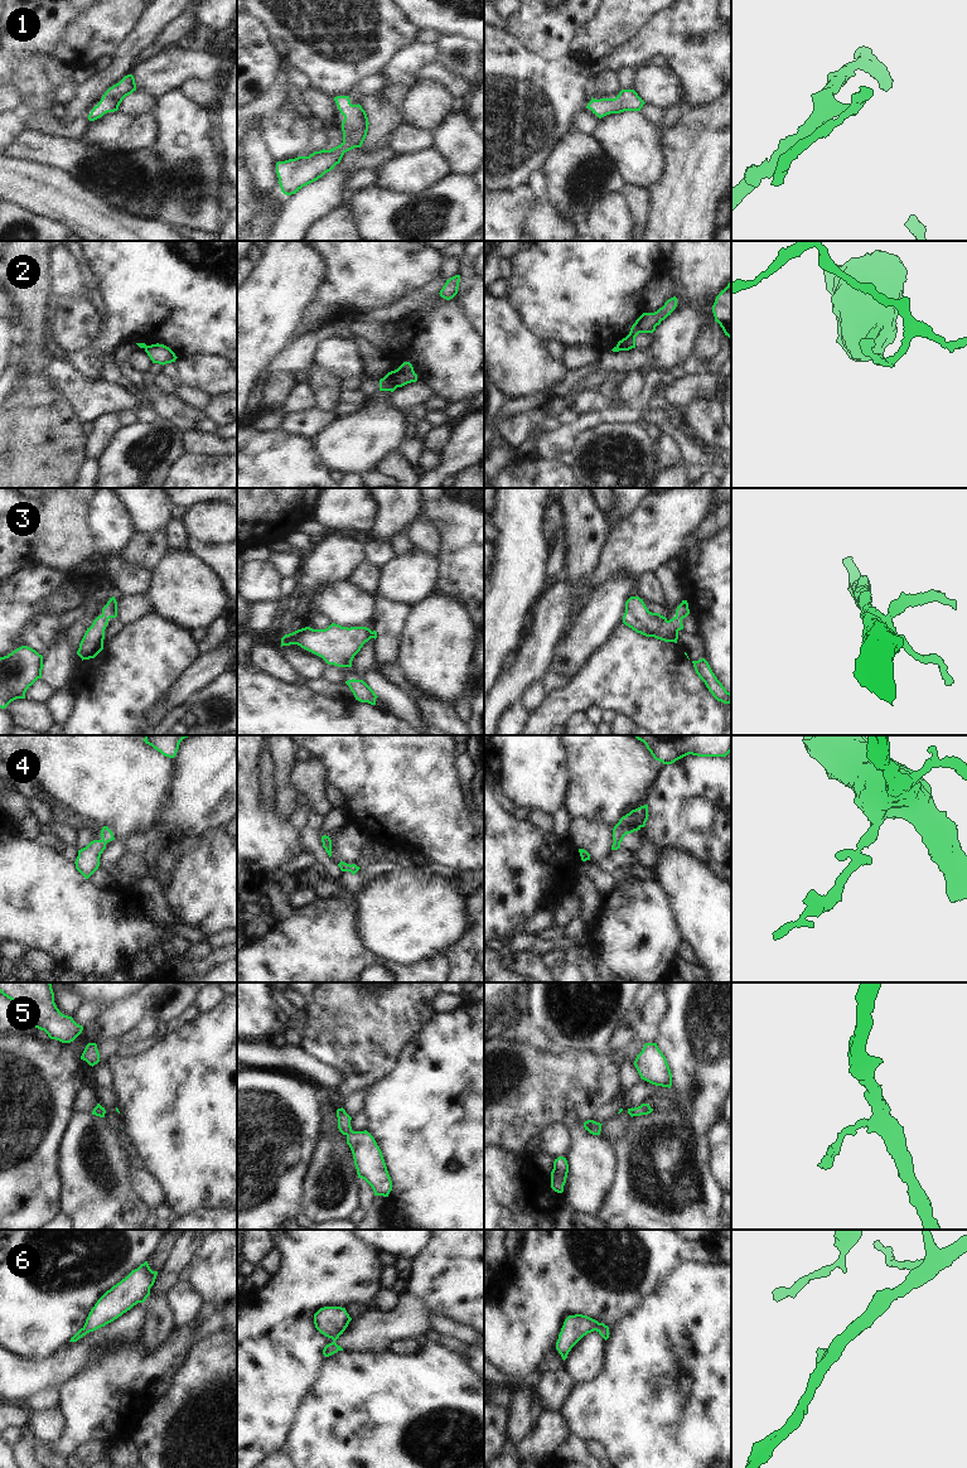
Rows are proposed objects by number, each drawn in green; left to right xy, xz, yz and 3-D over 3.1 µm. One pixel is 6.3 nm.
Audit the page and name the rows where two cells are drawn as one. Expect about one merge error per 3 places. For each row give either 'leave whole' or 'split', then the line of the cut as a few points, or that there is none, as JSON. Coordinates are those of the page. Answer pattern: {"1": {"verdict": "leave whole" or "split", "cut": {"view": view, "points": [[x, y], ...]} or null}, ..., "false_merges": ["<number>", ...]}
{"1": {"verdict": "leave whole", "cut": null}, "2": {"verdict": "split", "cut": {"view": "xz", "points": [[390, 372], [399, 386]]}}, "3": {"verdict": "leave whole", "cut": null}, "4": {"verdict": "leave whole", "cut": null}, "5": {"verdict": "leave whole", "cut": null}, "6": {"verdict": "leave whole", "cut": null}, "false_merges": ["2"]}

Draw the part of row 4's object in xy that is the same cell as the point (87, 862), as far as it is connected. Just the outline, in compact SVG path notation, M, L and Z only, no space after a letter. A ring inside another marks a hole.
M103 826L101 830L101 839L91 841L86 848L78 850L76 859L76 869L88 879L100 866L100 858L106 844L115 840L112 831Z

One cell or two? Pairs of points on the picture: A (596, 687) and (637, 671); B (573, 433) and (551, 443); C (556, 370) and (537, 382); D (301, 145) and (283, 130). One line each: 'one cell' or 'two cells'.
A: one cell
B: one cell
C: one cell
D: one cell

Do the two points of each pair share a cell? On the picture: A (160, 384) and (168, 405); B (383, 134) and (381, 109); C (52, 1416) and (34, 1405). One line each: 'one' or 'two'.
A: two
B: one
C: two

